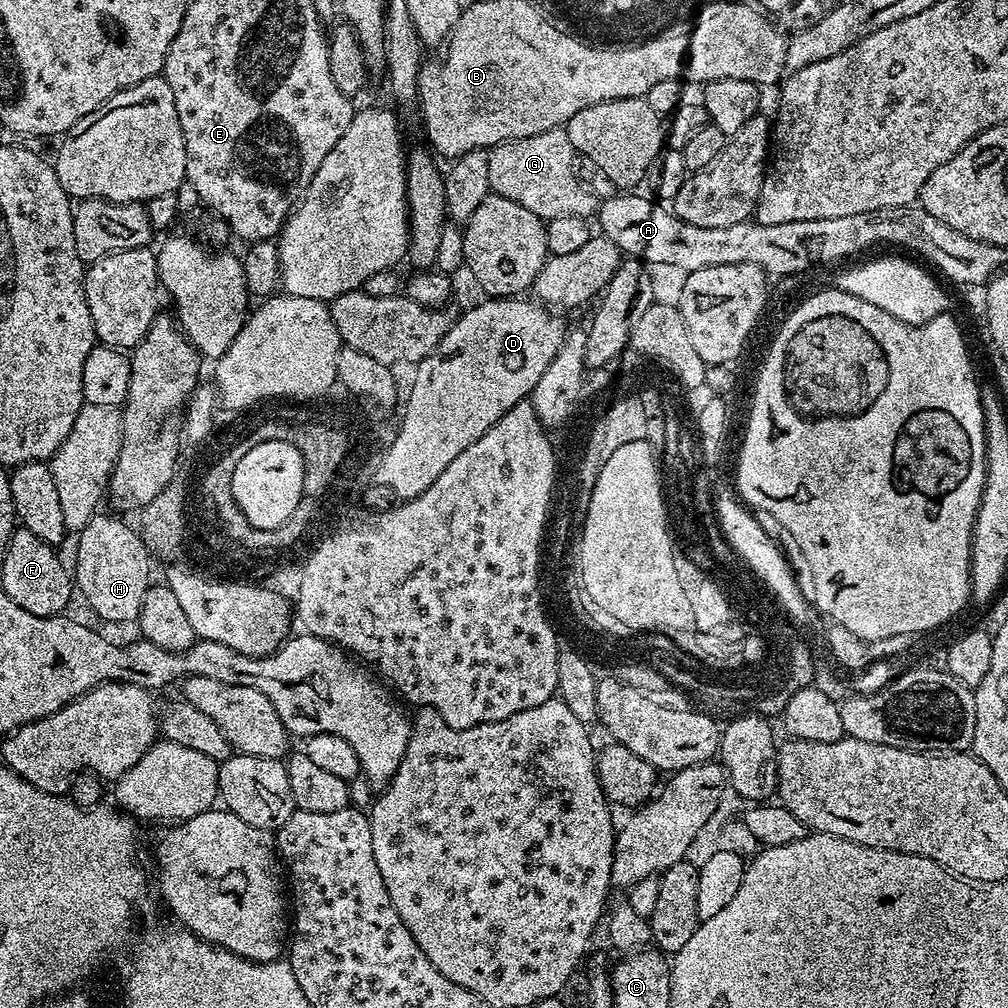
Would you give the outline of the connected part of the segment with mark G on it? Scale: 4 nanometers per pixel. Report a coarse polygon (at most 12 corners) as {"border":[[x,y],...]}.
{"border":[[564,128],[488,152],[492,192],[545,222],[591,217]]}

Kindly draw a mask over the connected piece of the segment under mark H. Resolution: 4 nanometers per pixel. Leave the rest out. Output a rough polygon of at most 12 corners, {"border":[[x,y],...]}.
{"border":[[97,514],[78,533],[75,587],[93,614],[139,621],[143,535]]}

